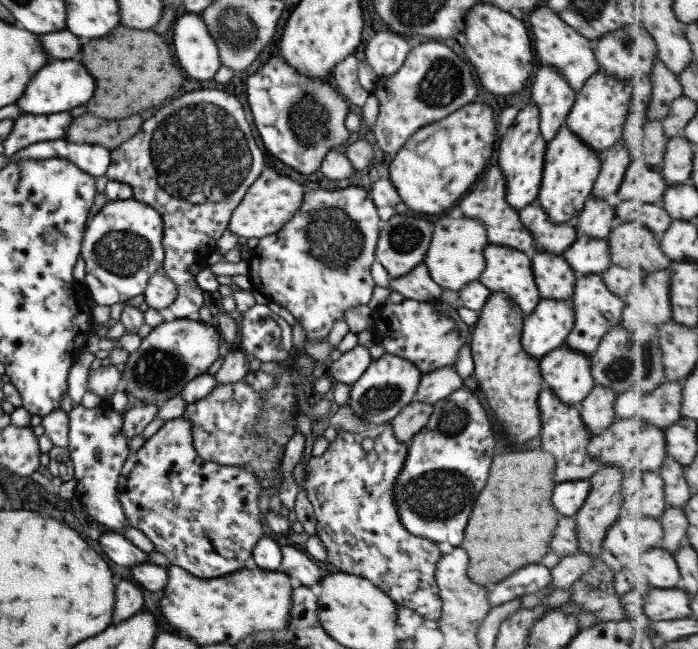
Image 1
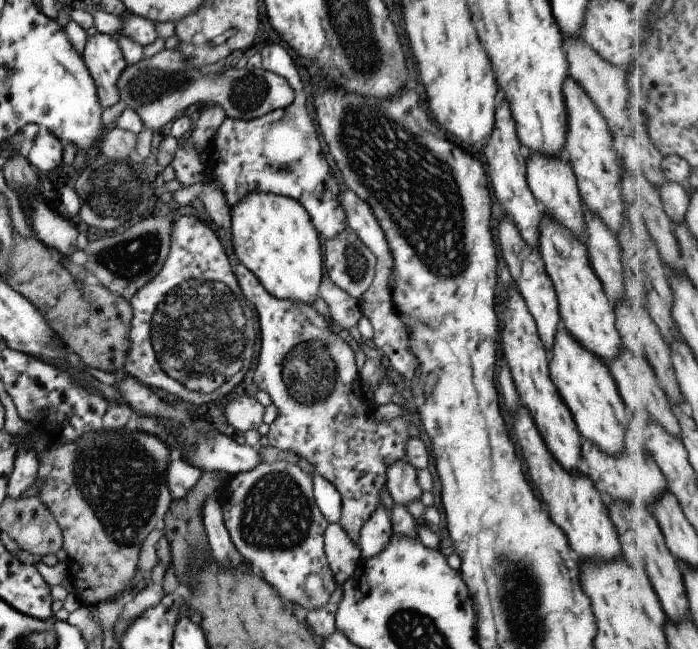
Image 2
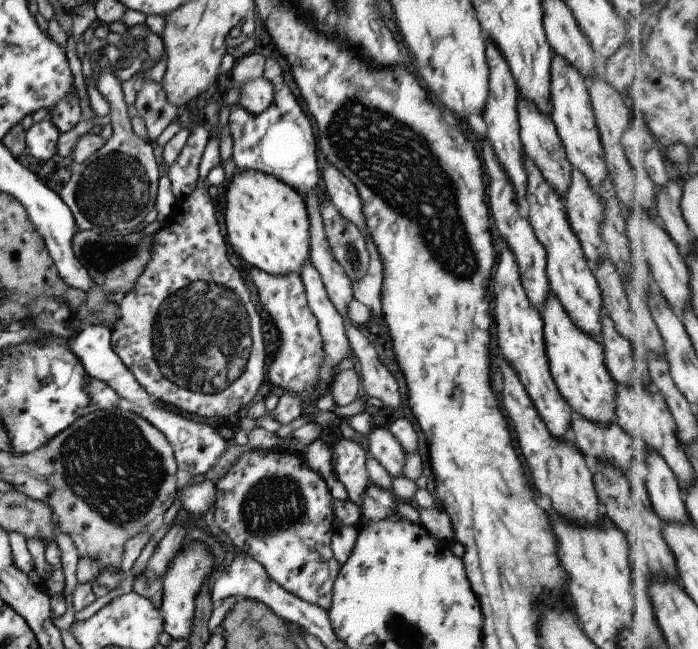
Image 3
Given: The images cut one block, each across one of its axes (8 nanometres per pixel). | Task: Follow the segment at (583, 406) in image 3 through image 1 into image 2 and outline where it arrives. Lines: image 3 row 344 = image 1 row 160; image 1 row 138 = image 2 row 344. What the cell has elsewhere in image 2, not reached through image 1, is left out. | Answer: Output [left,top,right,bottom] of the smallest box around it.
[548,324,629,455]

